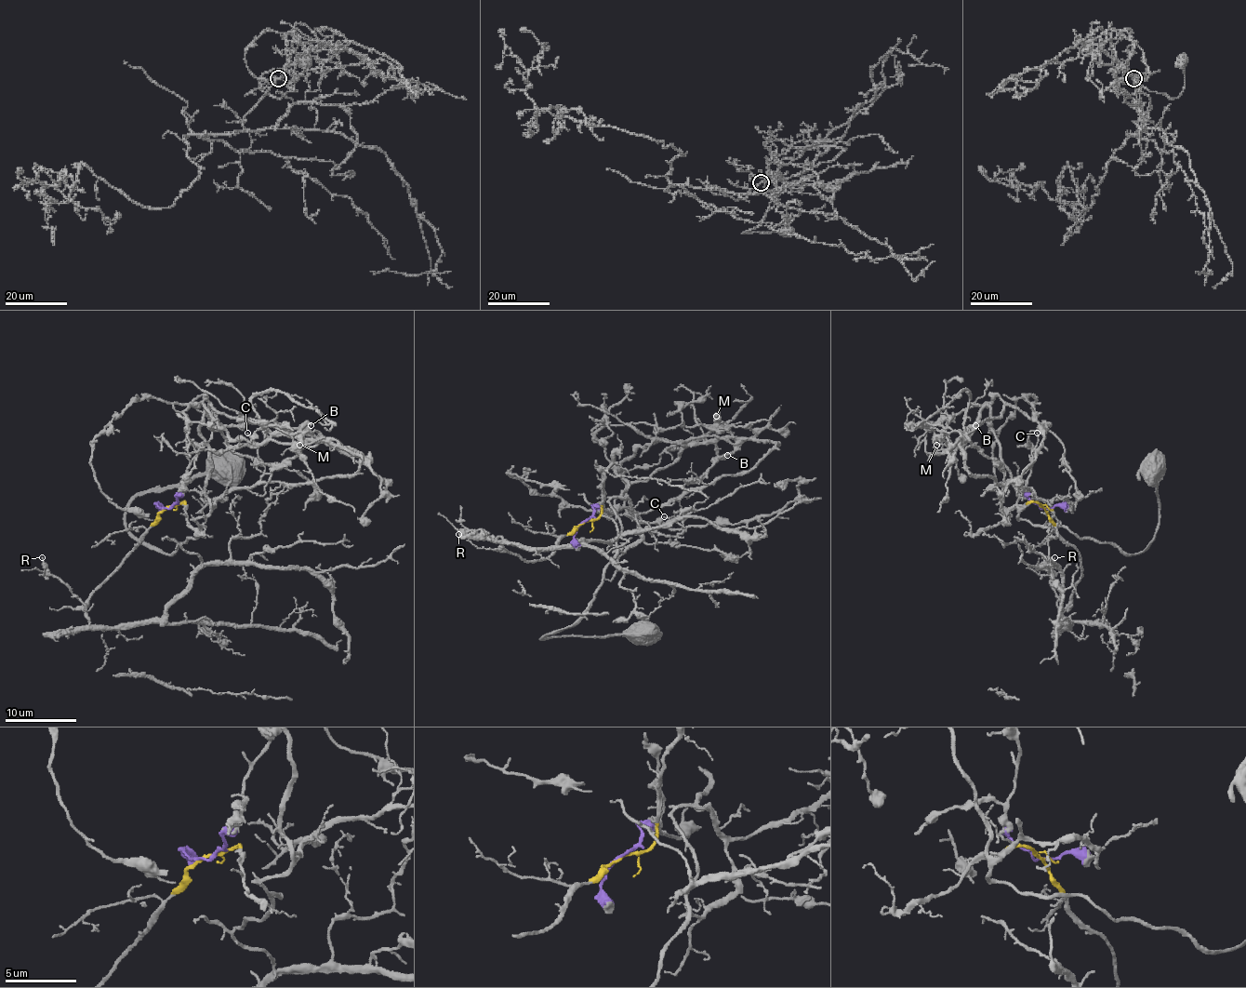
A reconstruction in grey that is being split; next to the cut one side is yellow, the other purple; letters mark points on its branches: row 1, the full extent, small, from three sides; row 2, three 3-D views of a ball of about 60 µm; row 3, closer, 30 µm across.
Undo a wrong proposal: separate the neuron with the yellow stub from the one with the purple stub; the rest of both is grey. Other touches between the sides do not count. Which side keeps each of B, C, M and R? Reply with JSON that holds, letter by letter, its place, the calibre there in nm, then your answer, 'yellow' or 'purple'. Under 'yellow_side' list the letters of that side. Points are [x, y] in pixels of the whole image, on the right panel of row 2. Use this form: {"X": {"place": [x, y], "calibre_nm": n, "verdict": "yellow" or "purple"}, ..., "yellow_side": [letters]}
{"B": {"place": [975, 425], "calibre_nm": 180, "verdict": "purple"}, "C": {"place": [1037, 433], "calibre_nm": 100, "verdict": "purple"}, "M": {"place": [936, 445], "calibre_nm": 320, "verdict": "purple"}, "R": {"place": [1054, 557], "calibre_nm": 170, "verdict": "yellow"}, "yellow_side": ["R"]}

